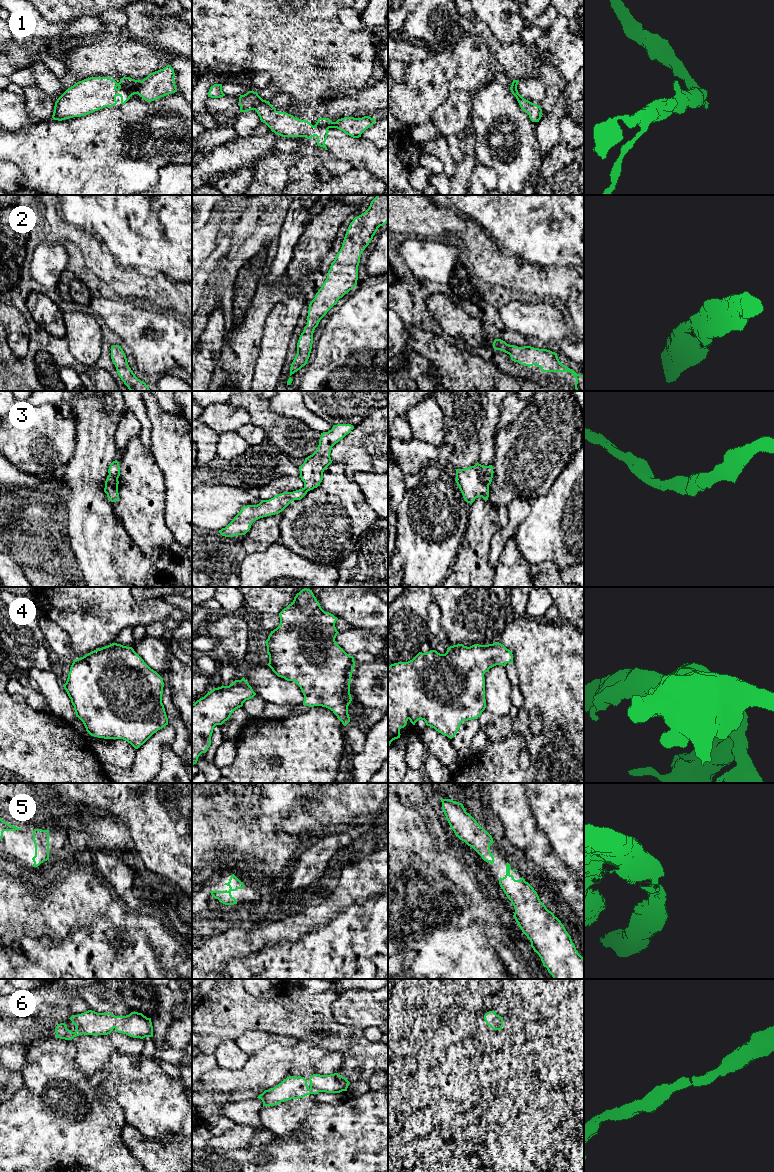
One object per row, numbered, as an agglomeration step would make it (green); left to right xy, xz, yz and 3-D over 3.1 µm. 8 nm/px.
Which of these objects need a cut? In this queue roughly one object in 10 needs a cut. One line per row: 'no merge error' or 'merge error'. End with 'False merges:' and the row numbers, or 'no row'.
1: merge error
2: no merge error
3: no merge error
4: no merge error
5: no merge error
6: no merge error
False merges: 1

